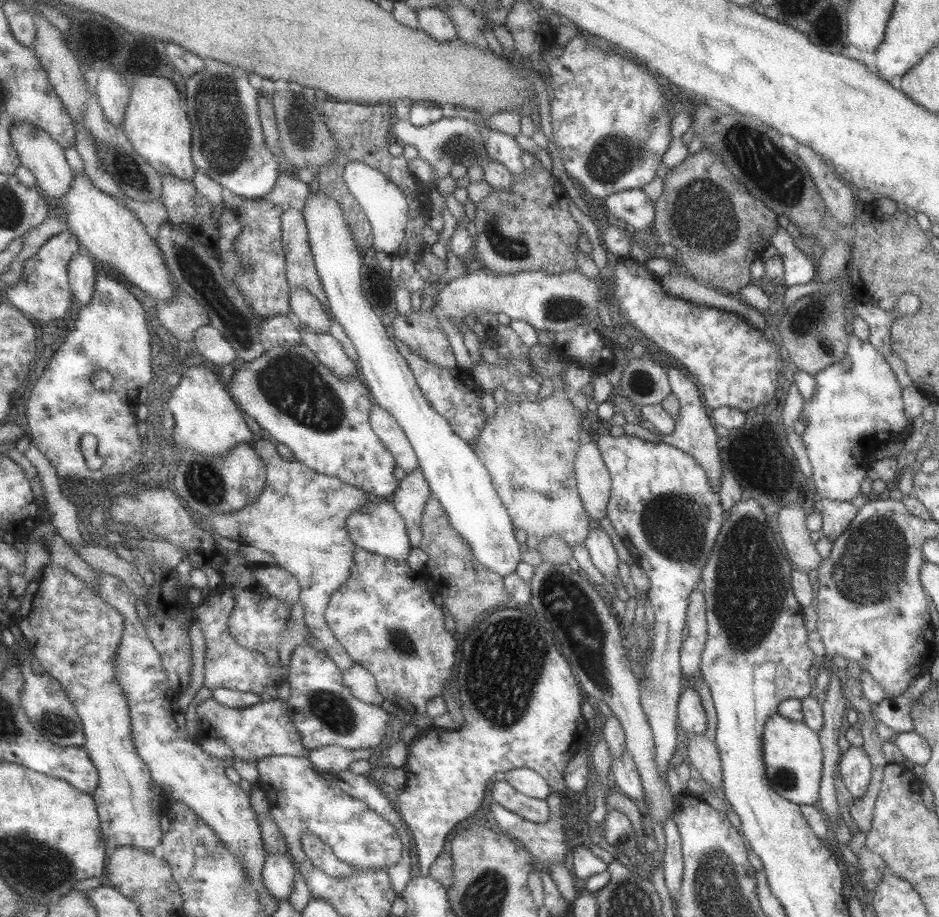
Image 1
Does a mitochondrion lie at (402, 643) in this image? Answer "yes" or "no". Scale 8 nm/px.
yes

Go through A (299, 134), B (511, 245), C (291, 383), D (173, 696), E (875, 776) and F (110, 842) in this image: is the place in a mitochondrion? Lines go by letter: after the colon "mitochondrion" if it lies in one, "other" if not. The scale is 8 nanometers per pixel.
A: mitochondrion
B: mitochondrion
C: mitochondrion
D: other
E: other
F: other

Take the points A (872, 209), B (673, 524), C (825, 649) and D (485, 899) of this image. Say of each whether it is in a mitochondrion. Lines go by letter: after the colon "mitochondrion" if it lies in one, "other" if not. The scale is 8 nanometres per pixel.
A: other
B: mitochondrion
C: other
D: mitochondrion

